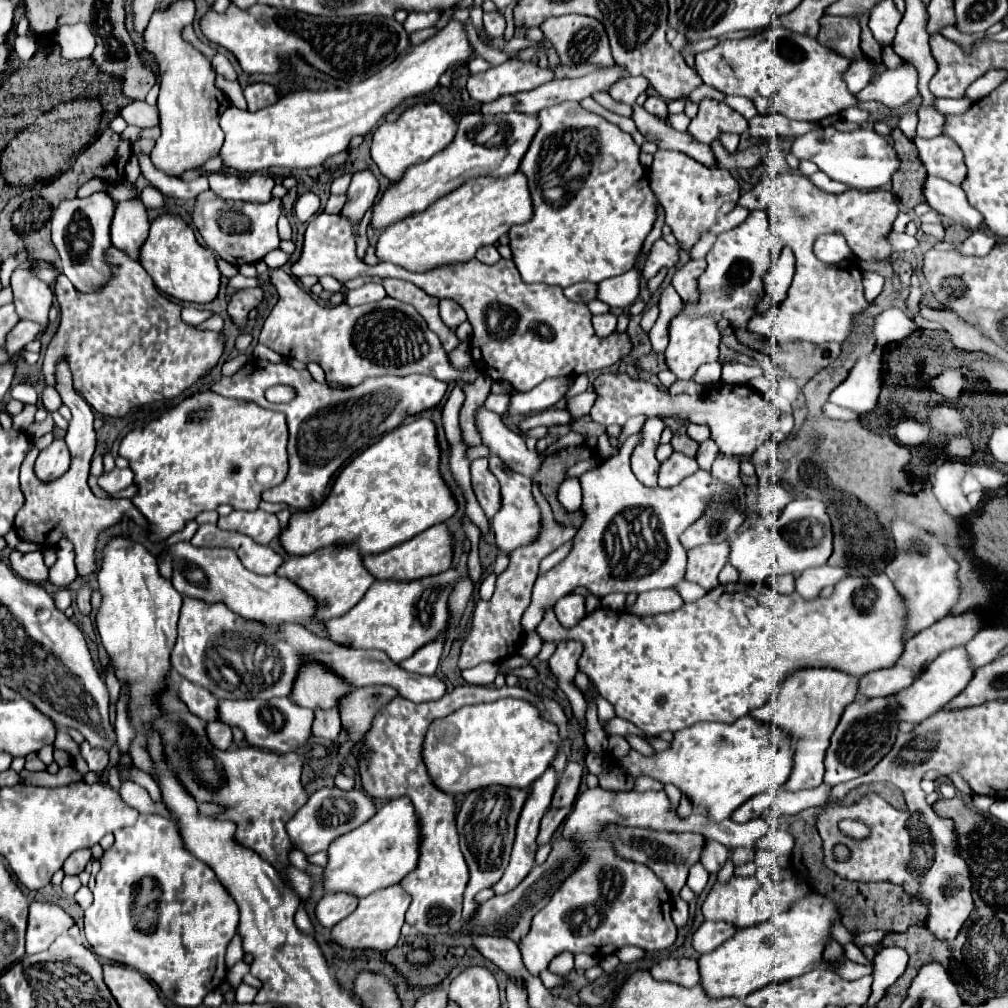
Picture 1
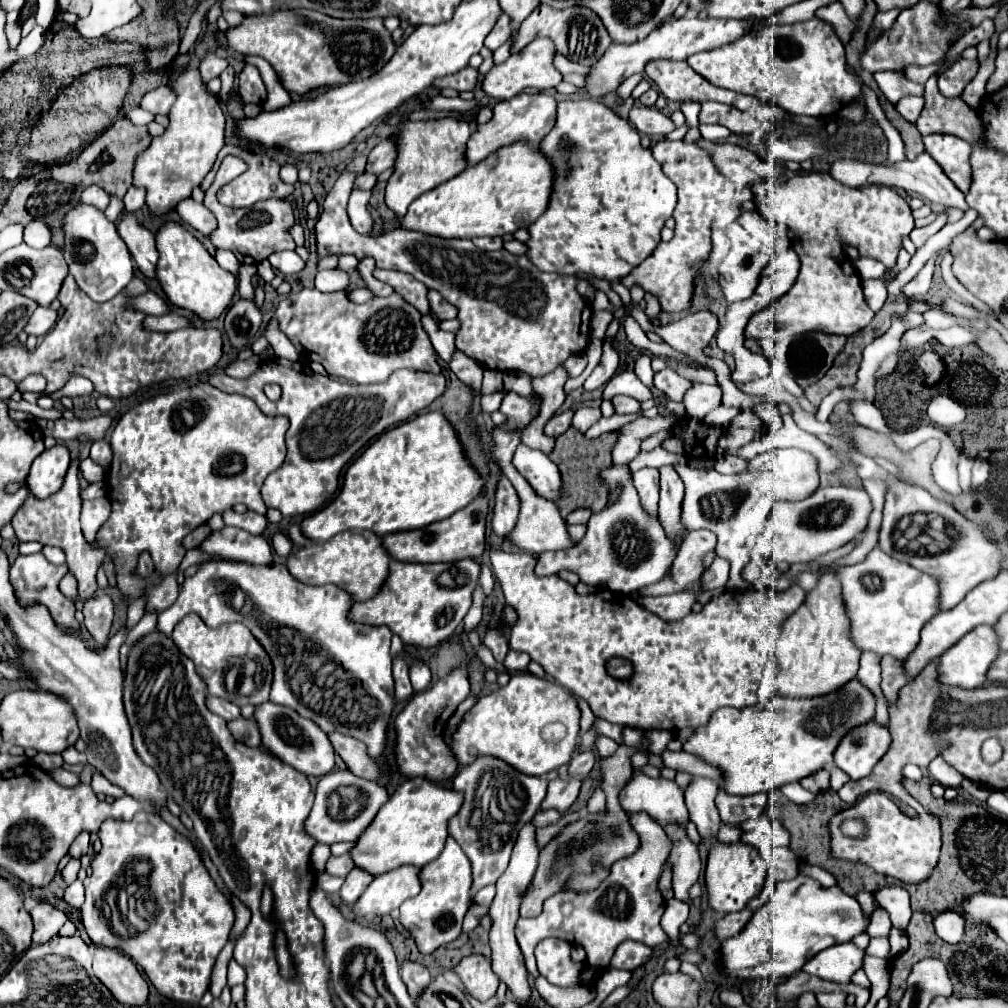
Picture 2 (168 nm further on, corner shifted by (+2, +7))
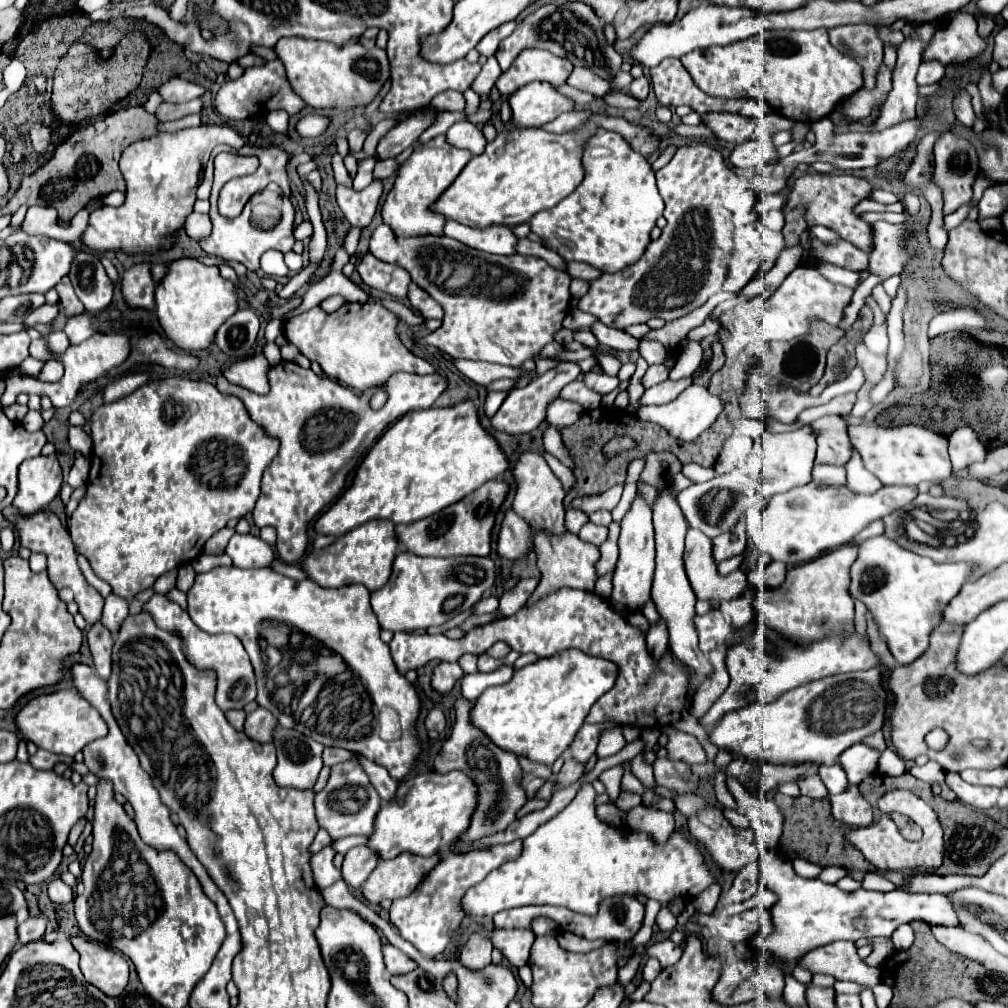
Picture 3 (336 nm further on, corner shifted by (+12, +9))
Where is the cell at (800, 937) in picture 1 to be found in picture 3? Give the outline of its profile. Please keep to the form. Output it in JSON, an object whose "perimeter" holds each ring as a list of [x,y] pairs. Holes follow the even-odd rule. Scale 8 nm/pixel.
{"perimeter":[[[775,848],[761,852],[759,870],[765,878],[767,888],[779,896],[779,902],[771,908],[775,934],[766,937],[757,934],[751,938],[749,945],[757,953],[763,949],[769,950],[771,956],[787,964],[795,962],[801,954],[809,950],[837,940],[859,940],[869,936],[889,938],[897,926],[913,920],[923,920],[937,926],[955,926],[955,910],[951,910],[951,902],[947,902],[945,894],[909,894],[905,890],[871,892],[863,888],[855,892],[843,892],[835,884],[825,884],[817,878],[807,880],[797,876],[791,860],[783,854],[777,854]]]}

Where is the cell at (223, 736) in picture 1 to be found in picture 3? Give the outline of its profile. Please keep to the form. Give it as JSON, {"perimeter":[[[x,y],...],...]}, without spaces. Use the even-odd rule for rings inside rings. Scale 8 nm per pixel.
{"perimeter":[[[257,708],[255,712],[247,714],[245,734],[249,738],[255,738],[257,742],[273,742],[275,728],[277,728],[277,720],[269,710]]]}

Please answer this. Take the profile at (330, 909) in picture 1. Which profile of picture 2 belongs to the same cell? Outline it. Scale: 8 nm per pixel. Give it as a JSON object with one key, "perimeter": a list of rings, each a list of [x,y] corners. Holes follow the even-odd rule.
{"perimeter":[[[353,868],[353,870],[347,874],[347,878],[345,878],[343,886],[341,886],[341,892],[339,892],[341,902],[343,902],[343,904],[353,904],[353,902],[365,892],[365,888],[367,888],[367,884],[369,884],[371,880],[373,880],[373,876],[369,876],[367,872],[361,872],[361,870]]]}

